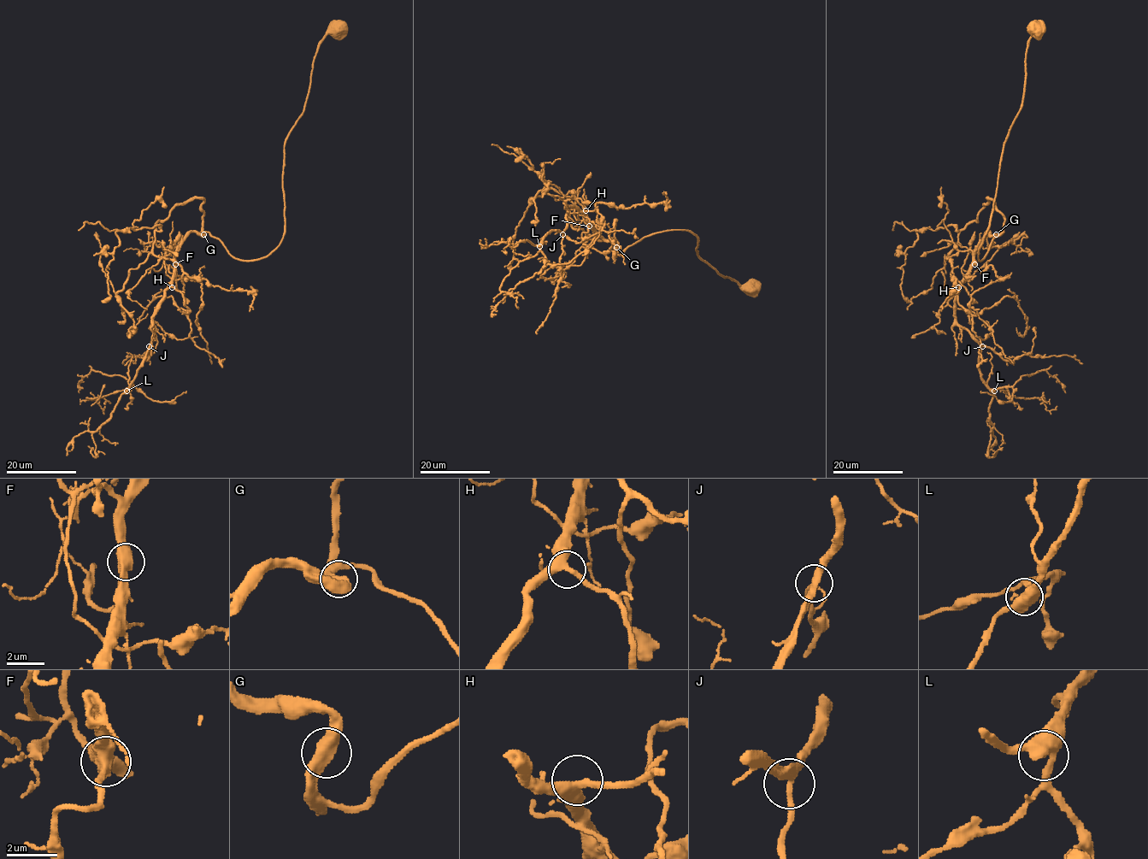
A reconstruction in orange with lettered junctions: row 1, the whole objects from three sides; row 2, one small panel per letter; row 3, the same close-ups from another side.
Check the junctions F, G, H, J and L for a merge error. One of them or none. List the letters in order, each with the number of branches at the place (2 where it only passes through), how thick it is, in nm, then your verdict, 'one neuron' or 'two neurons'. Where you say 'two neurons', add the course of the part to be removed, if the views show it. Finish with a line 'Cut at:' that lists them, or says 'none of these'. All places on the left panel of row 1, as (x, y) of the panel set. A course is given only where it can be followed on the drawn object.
F: 3 branches meet; 480 nm thick; one neuron
G: 2 branches meet; 480 nm thick; one neuron
H: 3 branches meet; 360 nm thick; one neuron
J: 3 branches meet; 280 nm thick; one neuron
L: 3 branches meet; 480 nm thick; one neuron
Cut at: none of these

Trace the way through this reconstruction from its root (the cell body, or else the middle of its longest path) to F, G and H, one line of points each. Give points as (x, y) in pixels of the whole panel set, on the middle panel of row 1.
F: (753, 285), (719, 274), (697, 255), (698, 238), (687, 231), (650, 234), (617, 255), (616, 243), (589, 226)
G: (753, 285), (719, 274), (697, 255), (698, 238), (687, 231), (650, 234), (621, 255), (615, 252), (616, 247)
H: (753, 285), (719, 274), (687, 231), (650, 234), (617, 255), (585, 210)

